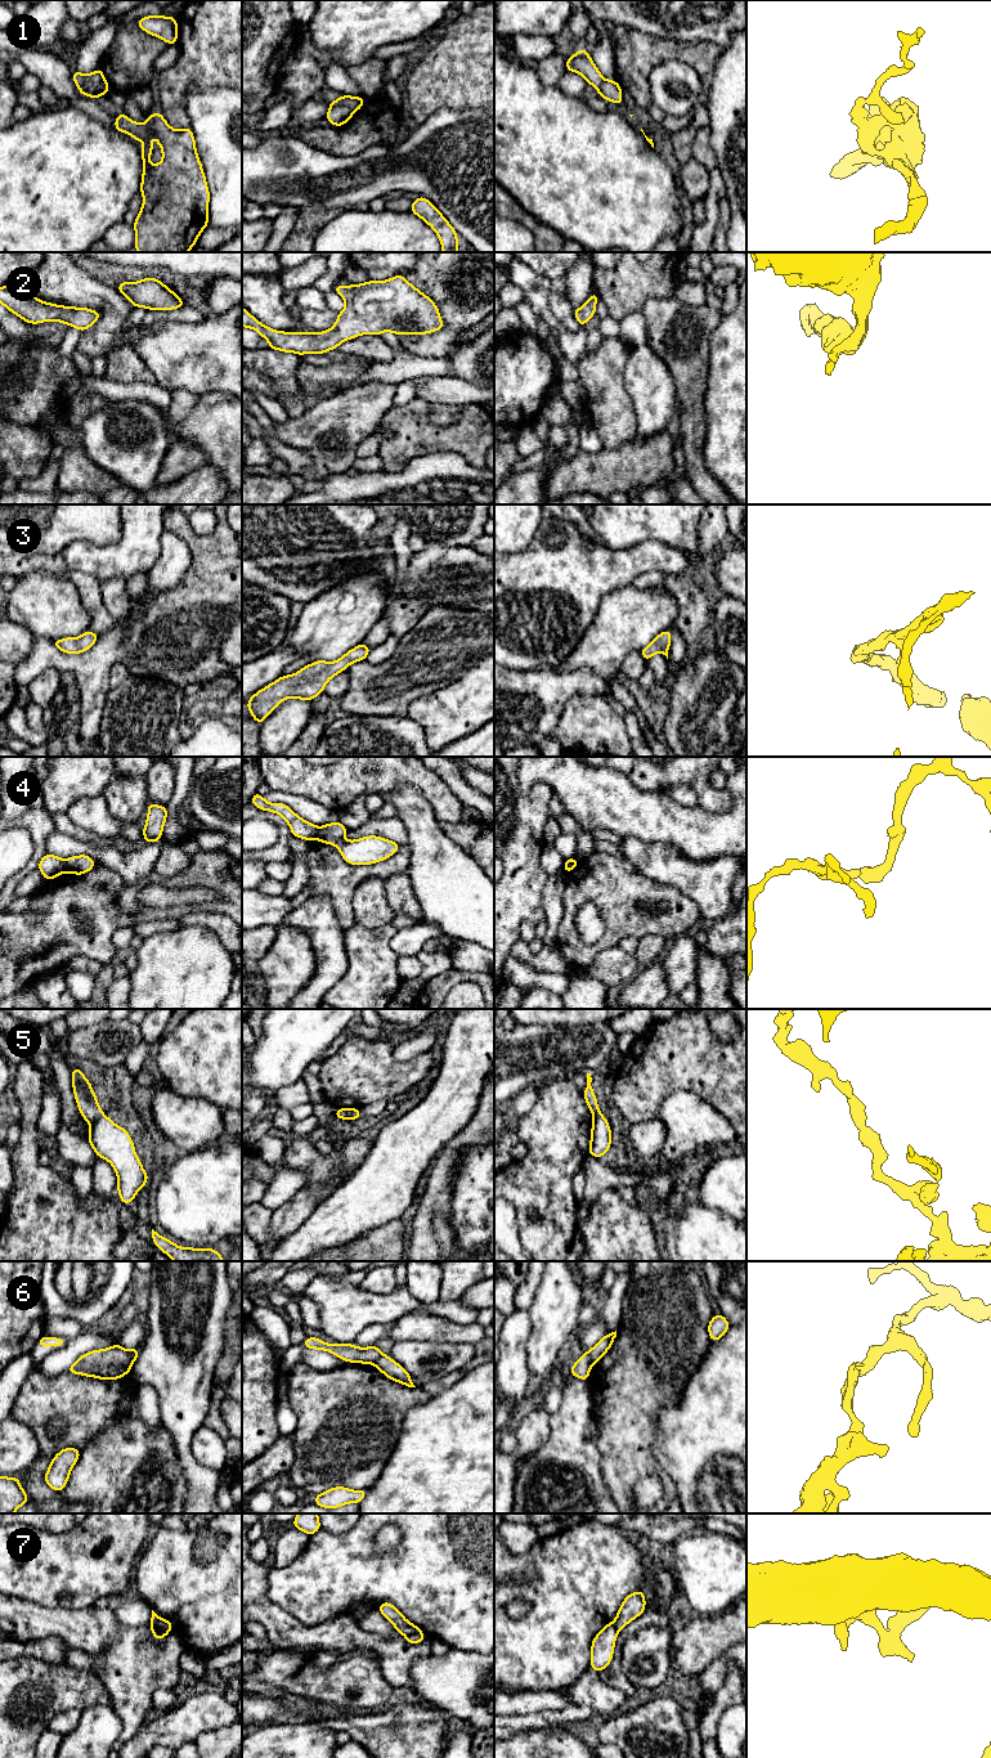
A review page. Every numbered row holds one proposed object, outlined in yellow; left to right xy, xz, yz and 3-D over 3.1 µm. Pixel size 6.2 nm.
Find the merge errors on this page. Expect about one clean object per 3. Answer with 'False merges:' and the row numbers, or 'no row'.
False merges: 1, 4, 5, 6, 7

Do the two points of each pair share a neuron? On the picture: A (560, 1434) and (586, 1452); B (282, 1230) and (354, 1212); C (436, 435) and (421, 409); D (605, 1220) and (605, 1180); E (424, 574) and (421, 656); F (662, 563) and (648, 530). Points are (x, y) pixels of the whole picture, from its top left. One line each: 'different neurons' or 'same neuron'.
A: same neuron
B: different neurons
C: same neuron
D: different neurons
E: different neurons
F: different neurons

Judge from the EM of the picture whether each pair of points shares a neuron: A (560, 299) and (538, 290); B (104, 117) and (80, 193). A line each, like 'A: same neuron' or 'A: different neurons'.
A: different neurons
B: different neurons

